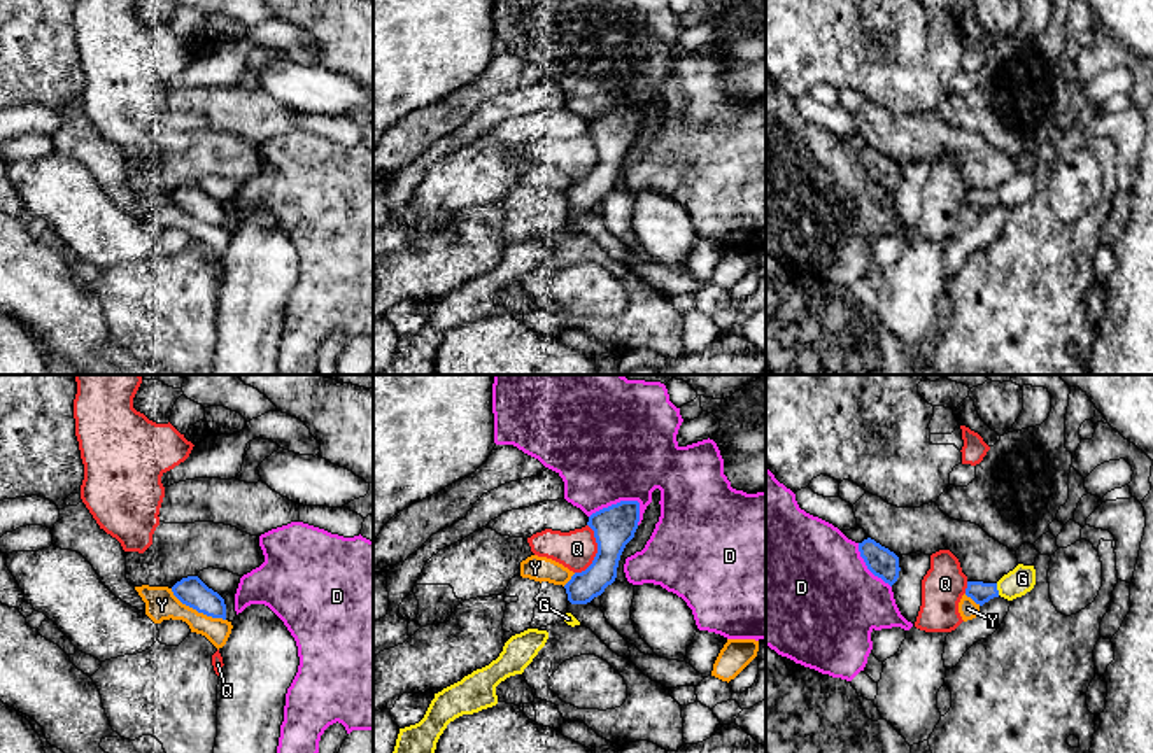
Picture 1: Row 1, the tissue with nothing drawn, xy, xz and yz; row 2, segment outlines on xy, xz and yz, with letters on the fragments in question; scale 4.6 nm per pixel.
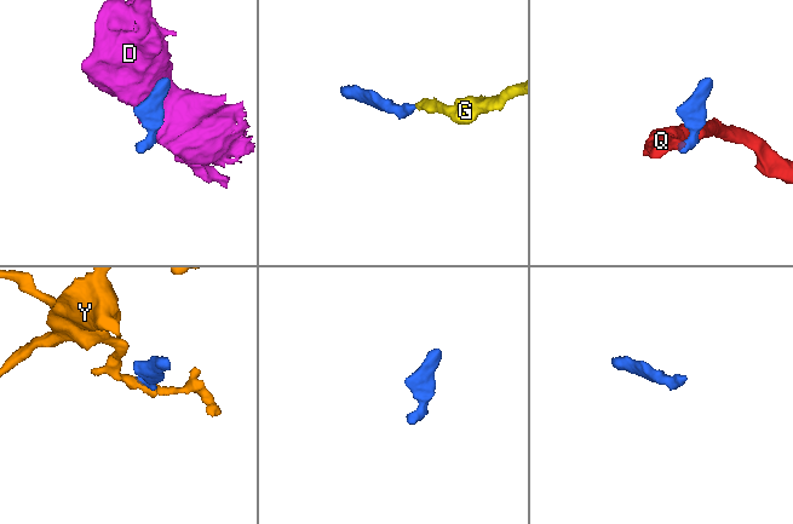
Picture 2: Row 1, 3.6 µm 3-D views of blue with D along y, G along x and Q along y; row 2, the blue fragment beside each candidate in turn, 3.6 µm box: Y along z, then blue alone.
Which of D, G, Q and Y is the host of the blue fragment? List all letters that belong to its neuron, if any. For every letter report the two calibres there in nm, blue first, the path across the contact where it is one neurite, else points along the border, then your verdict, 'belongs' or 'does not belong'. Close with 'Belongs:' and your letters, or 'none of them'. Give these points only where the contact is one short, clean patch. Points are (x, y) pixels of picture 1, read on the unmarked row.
D: calibres 190 and 480 nm; does not belong
G: calibres 100 and 120 nm; belongs
Q: calibres 190 and 180 nm; border xz (587, 132), (596, 151), (596, 163), (584, 177), (575, 181); does not belong
Y: calibres 140 and 140 nm; does not belong
Belongs: G

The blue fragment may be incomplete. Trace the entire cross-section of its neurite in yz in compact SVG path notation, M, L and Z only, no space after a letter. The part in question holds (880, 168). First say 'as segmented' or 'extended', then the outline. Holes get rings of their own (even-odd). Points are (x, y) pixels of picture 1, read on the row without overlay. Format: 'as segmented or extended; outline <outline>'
as segmented; outline M871 145L859 151L859 159L867 177L874 184L881 186L890 194L897 189L901 175L899 175L899 165L894 159L881 154Z

